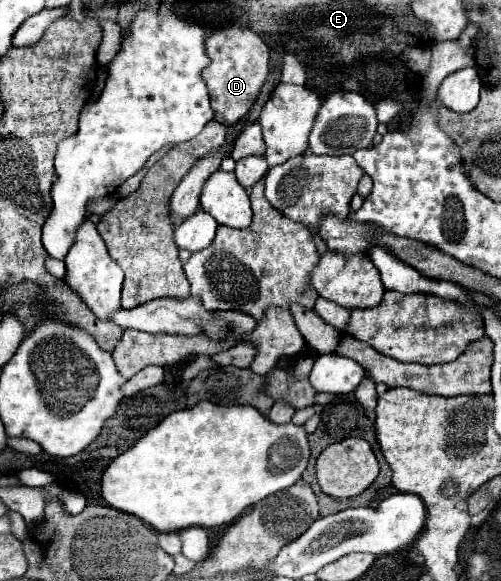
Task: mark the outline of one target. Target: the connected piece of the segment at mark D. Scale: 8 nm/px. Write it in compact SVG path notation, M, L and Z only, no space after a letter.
M226 27L208 37L206 55L210 57L210 65L202 71L202 79L208 87L212 109L222 117L224 123L234 125L252 109L262 85L268 79L270 49L252 29Z

